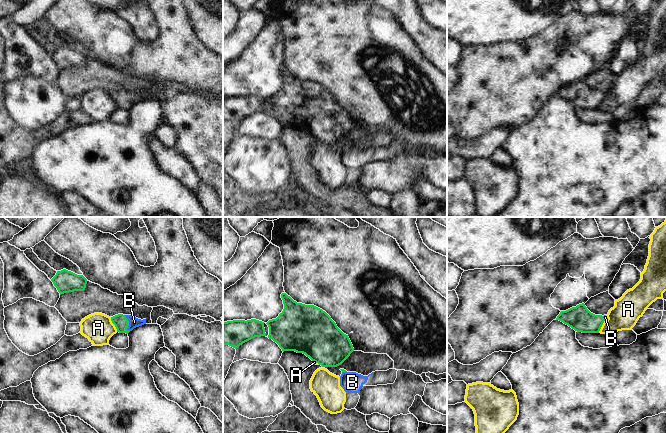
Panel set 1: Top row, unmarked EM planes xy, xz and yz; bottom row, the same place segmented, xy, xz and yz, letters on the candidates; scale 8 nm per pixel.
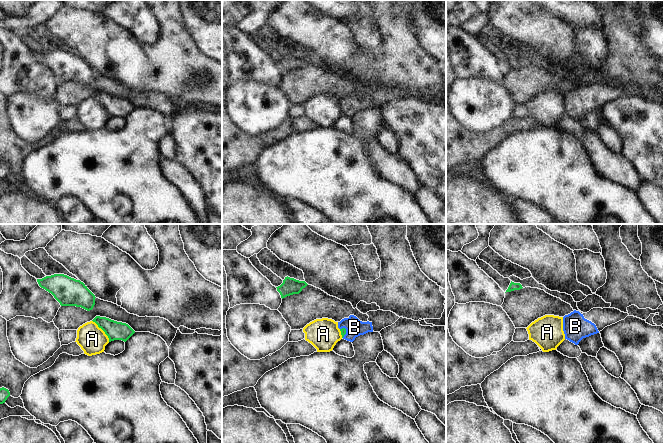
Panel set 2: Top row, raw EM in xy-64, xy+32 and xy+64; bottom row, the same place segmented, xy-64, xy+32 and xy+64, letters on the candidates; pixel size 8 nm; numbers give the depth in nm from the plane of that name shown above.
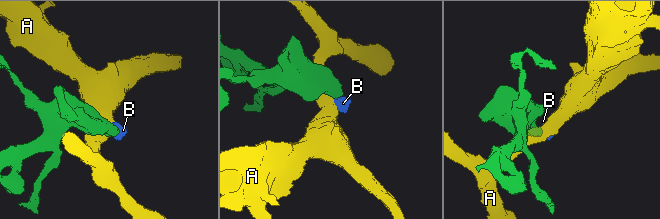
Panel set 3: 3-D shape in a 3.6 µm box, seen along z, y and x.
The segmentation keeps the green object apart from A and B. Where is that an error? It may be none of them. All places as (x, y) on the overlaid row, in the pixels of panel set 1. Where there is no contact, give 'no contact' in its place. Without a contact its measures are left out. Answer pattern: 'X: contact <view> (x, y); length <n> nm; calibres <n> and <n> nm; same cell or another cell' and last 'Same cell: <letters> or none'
A: contact xy (113, 323); length 130 nm; calibres 120 and 240 nm; another cell
B: contact xy (128, 323); length 140 nm; calibres 120 and 90 nm; same cell
Same cell: B

